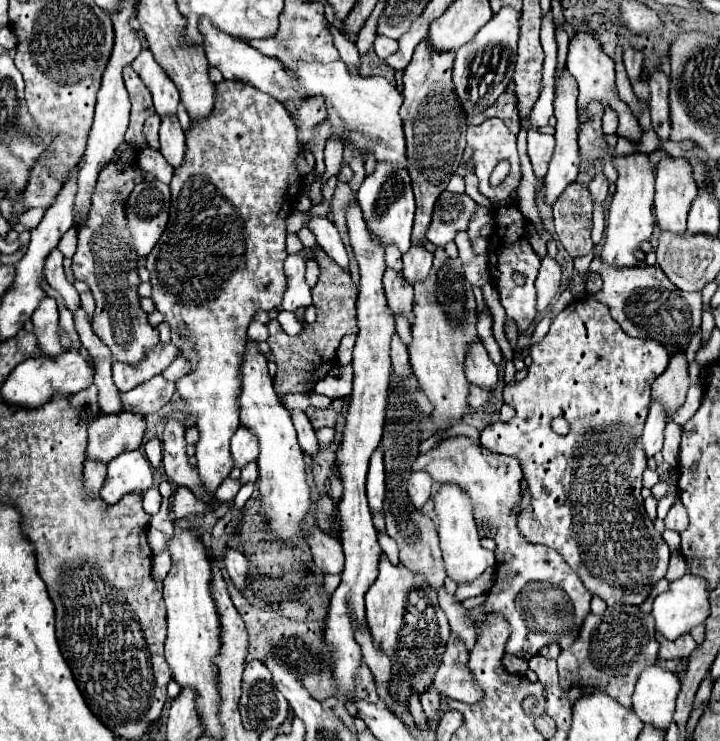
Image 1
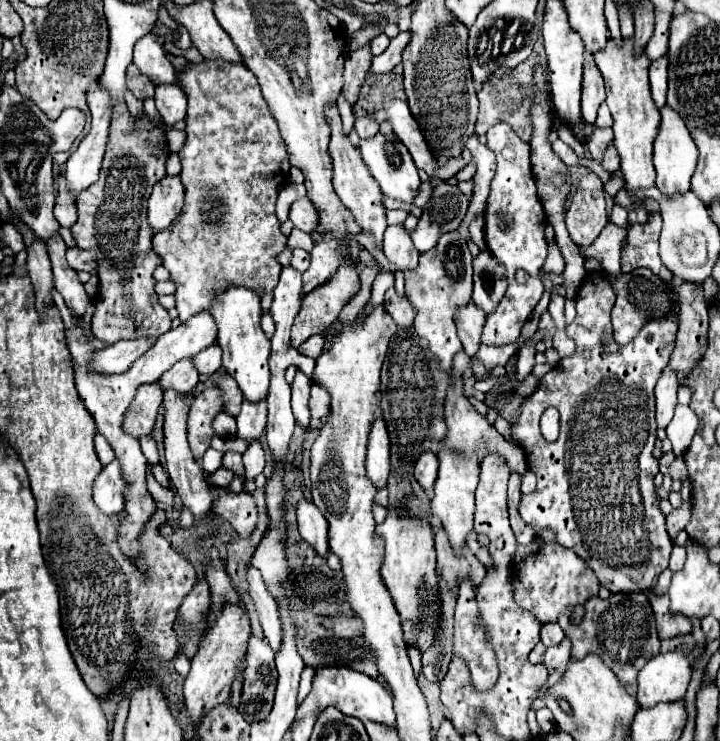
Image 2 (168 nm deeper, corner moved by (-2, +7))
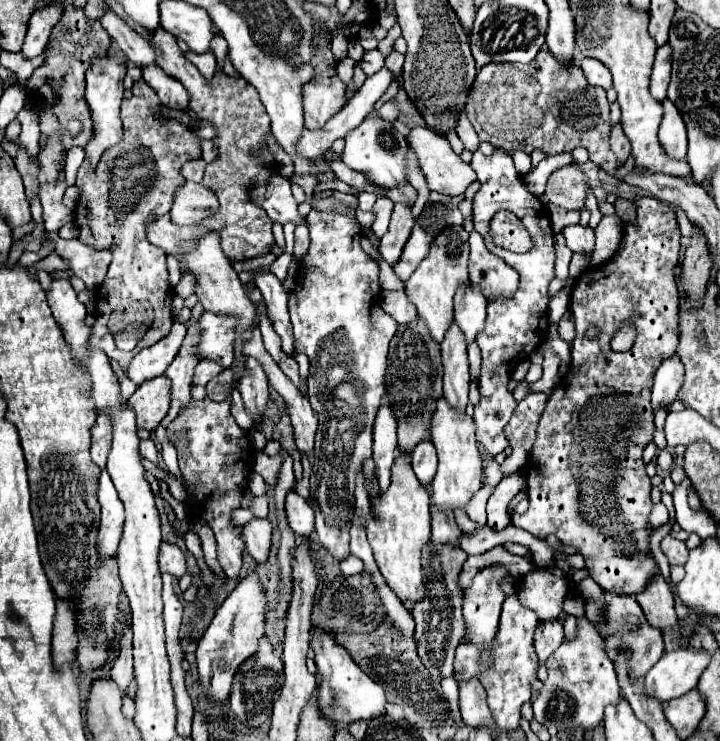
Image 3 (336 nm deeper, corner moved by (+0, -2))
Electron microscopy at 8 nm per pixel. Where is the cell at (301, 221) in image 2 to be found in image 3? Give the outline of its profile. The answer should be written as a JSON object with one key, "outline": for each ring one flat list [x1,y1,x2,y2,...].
{"outline":[[277,170,269,176,267,184,253,184,253,188,249,190,249,200,263,208,273,222,303,222,297,212,297,202,291,194,291,182,283,178]]}

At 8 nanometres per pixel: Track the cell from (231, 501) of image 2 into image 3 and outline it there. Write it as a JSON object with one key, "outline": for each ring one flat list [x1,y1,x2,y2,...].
{"outline":[[253,518,243,526,243,540,245,540,245,550,247,554,253,556,257,564,265,564,269,558,271,550,271,534,273,526,269,520]]}

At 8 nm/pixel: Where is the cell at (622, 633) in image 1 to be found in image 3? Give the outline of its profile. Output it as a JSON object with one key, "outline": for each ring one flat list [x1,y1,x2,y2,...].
{"outline":[[611,594,605,610,605,624,599,624,599,632,605,638,605,646,607,646,607,654,609,658,615,660,617,650,629,650,631,652,631,676,639,678,645,676,653,664,657,664,657,660,663,656,663,636,661,630,655,630,653,626,649,626,649,622,645,620,645,614,639,606,639,602,635,600,635,596,625,596,625,594]]}

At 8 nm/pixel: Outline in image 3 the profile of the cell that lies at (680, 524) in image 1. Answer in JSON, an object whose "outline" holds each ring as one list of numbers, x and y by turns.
{"outline":[[667,536,661,542,661,550,665,552,665,556,667,556,667,560,669,560,671,566,683,566,687,562,689,550,687,550,685,542,681,542,681,540,673,538,673,536]]}

